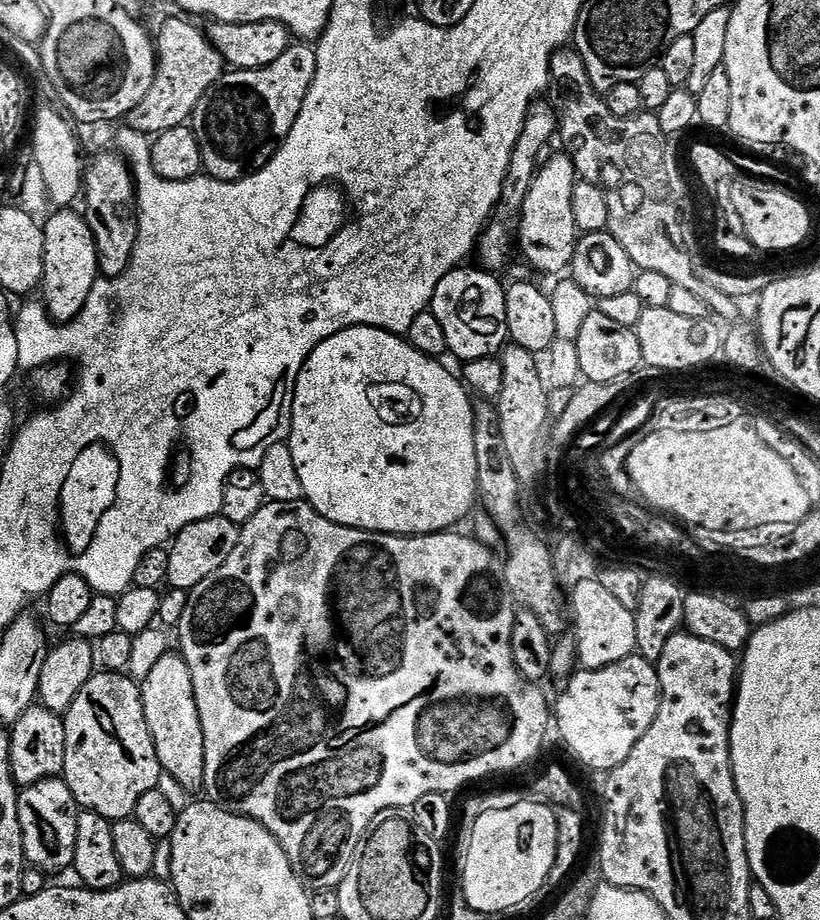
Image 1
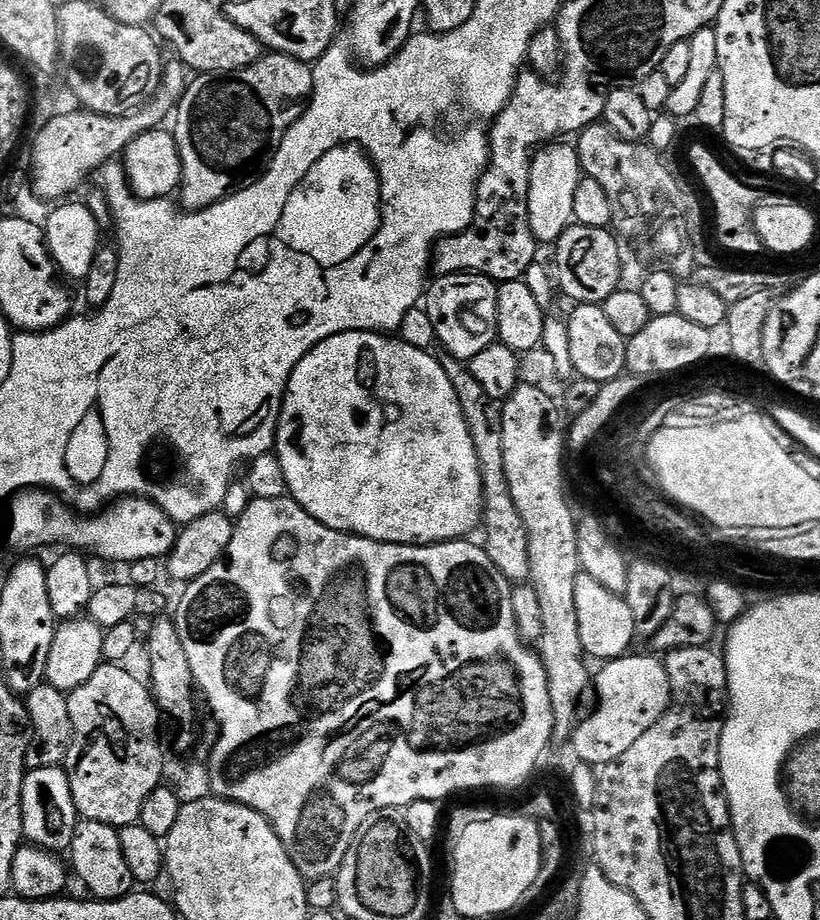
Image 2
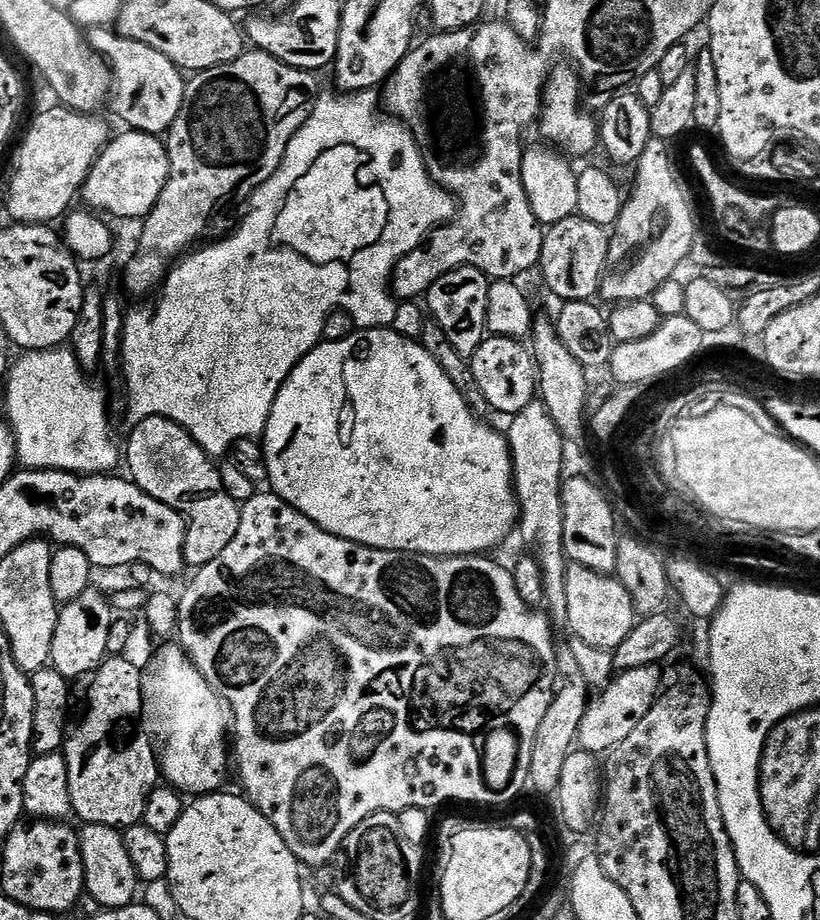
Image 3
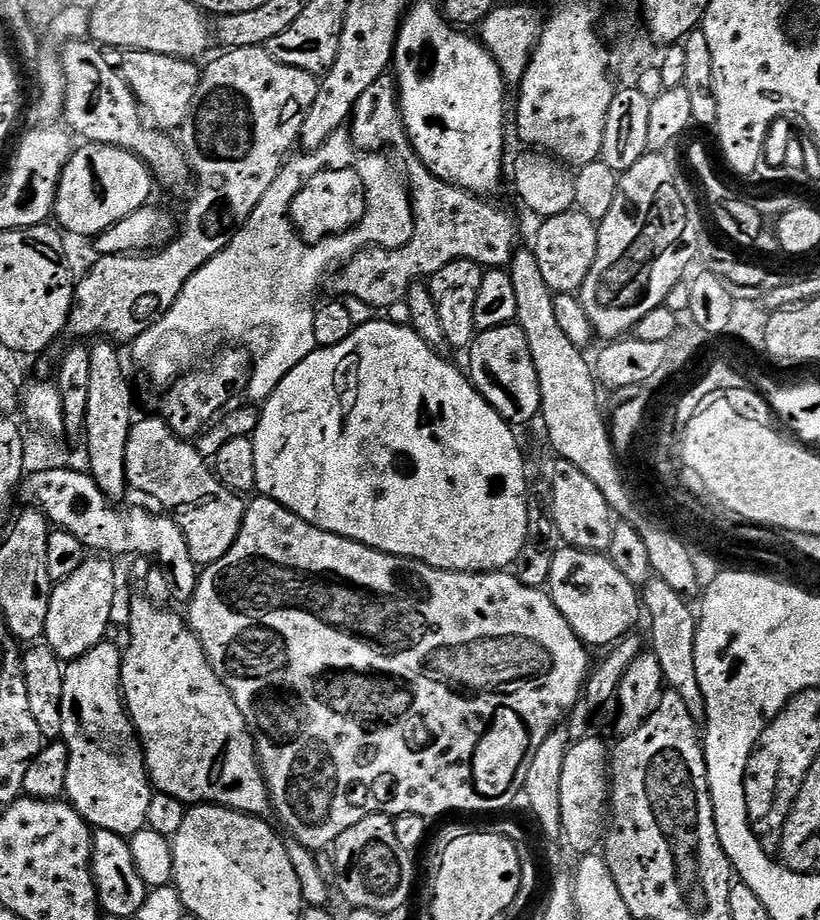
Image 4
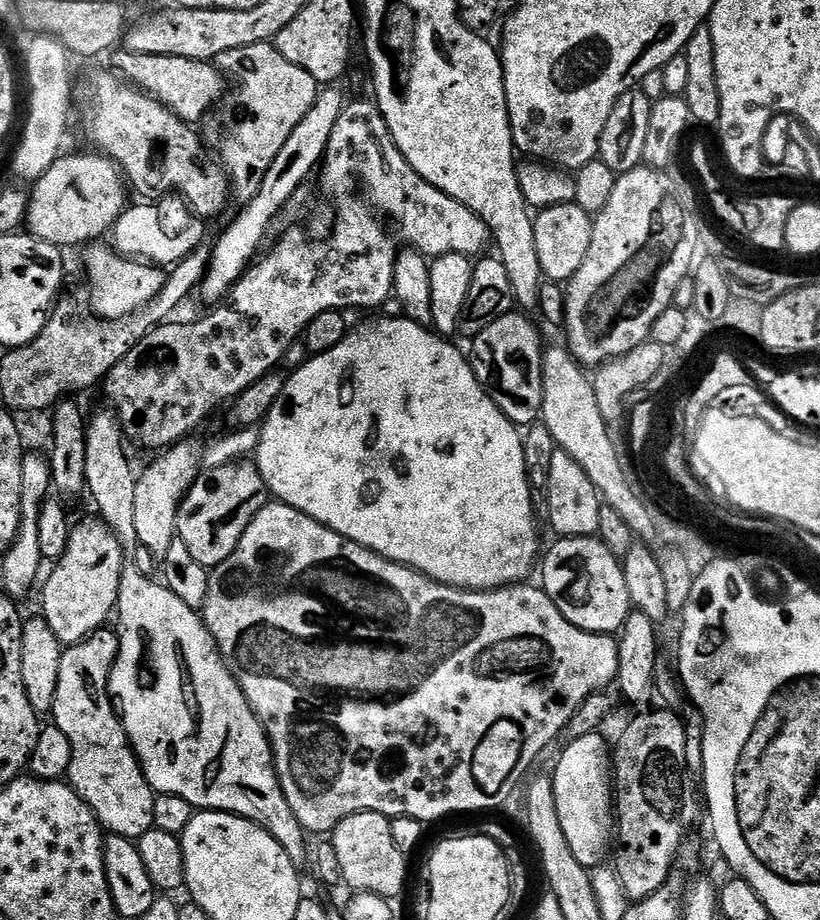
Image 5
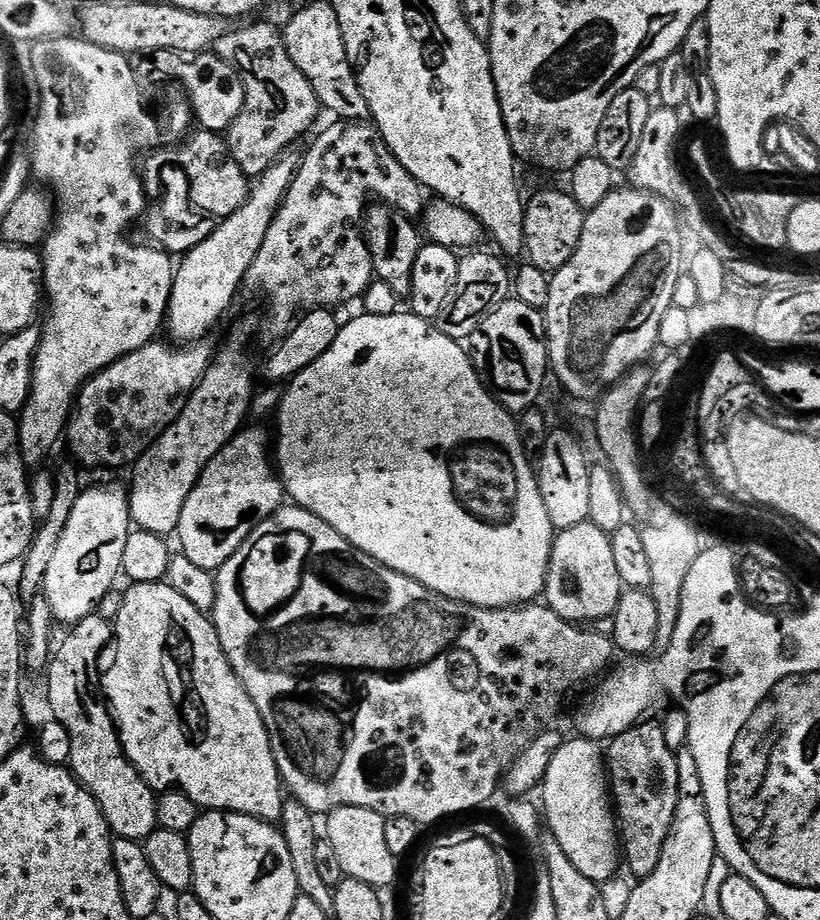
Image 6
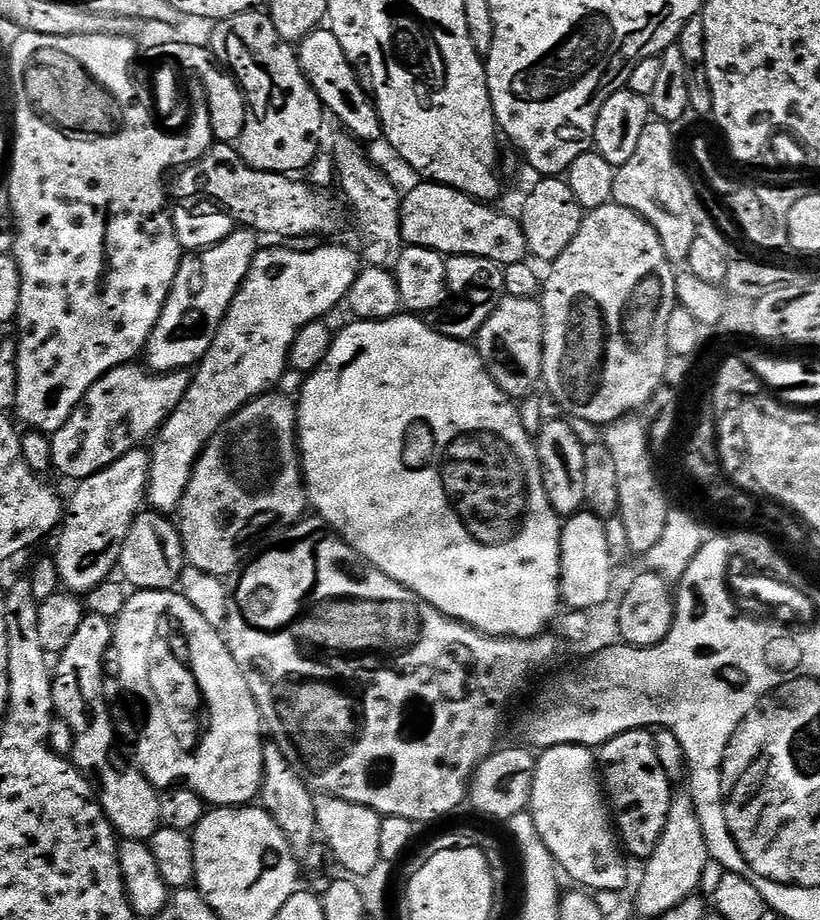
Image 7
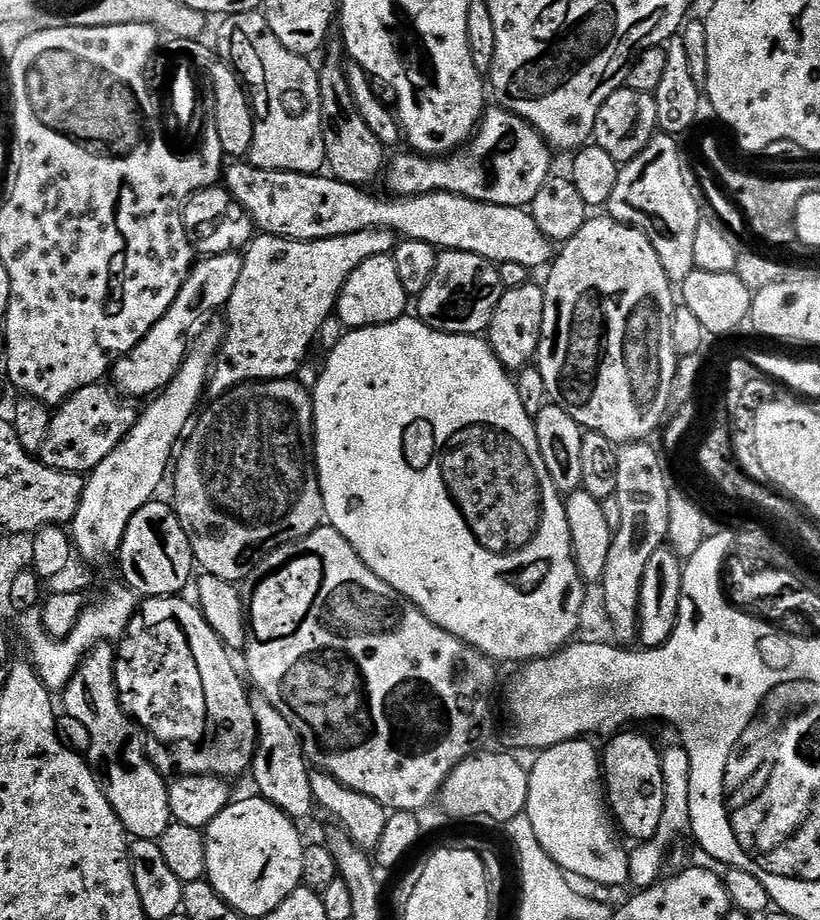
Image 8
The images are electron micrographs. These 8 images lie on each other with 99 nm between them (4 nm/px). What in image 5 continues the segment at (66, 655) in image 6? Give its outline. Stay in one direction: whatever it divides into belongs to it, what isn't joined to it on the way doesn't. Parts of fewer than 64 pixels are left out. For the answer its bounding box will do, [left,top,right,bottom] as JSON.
[50,630,157,841]

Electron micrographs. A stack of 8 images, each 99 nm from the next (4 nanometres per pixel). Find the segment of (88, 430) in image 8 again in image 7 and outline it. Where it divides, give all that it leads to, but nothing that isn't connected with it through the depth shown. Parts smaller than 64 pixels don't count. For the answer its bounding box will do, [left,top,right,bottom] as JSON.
[51,362,189,482]

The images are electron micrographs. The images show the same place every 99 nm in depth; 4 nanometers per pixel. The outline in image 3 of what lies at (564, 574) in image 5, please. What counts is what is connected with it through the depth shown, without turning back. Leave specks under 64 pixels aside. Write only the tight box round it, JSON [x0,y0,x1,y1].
[566,563,638,650]

